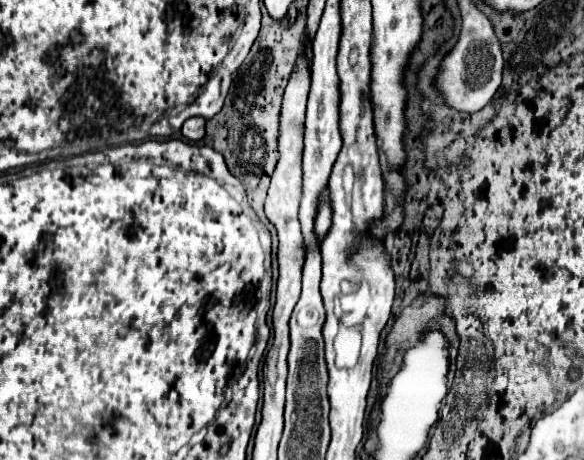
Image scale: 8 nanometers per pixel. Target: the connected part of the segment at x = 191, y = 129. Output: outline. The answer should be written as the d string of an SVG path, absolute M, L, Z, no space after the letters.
M192 117L192 119L186 119L184 125L182 125L182 135L192 139L192 141L198 141L204 137L204 123L206 119L202 117Z

